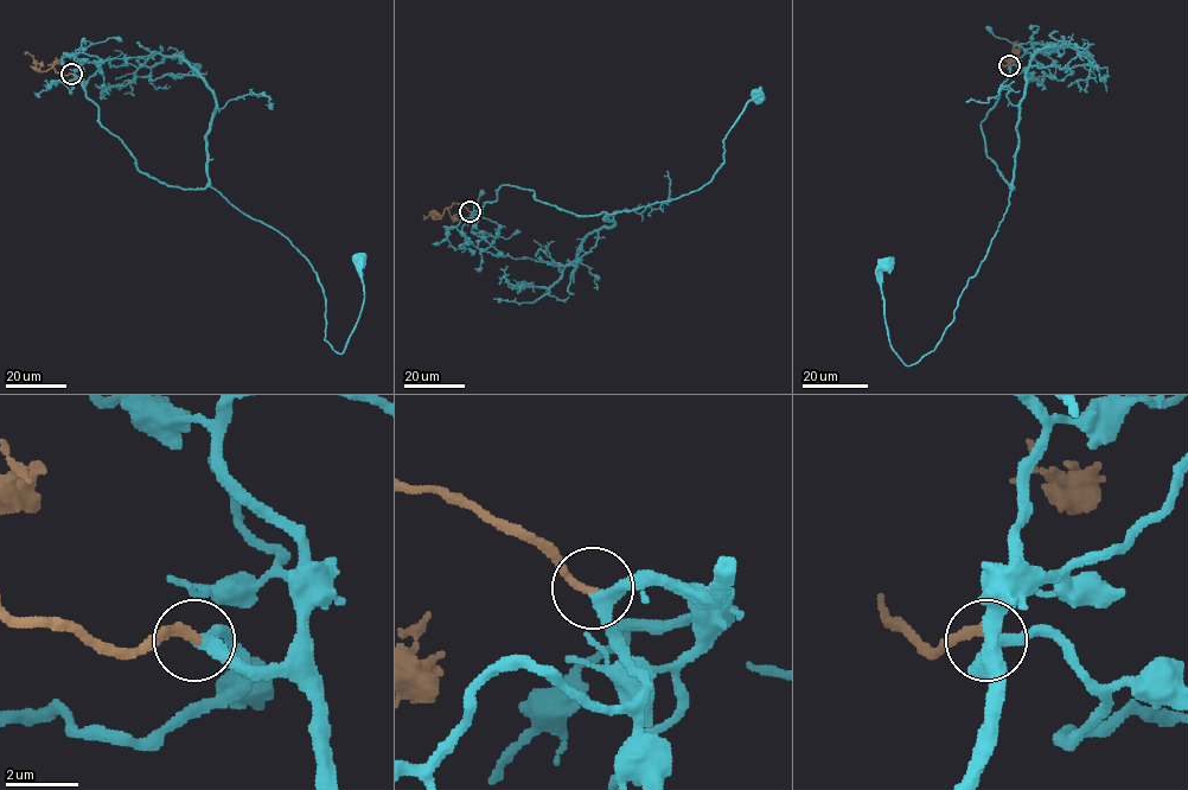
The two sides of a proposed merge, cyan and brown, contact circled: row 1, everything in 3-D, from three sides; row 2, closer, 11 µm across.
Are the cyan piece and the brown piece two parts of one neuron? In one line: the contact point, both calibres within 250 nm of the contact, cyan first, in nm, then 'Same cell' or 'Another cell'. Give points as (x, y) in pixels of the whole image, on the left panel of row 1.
Place: (71, 74). Thickness 320 nm (cyan) against 260 nm. Same cell

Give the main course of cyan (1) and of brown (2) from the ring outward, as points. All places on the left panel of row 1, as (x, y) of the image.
1: (72, 75), (141, 171), (215, 189), (306, 259), (337, 352), (364, 300), (359, 259)
2: (72, 75), (64, 75), (53, 68), (42, 71), (33, 57), (25, 53)

